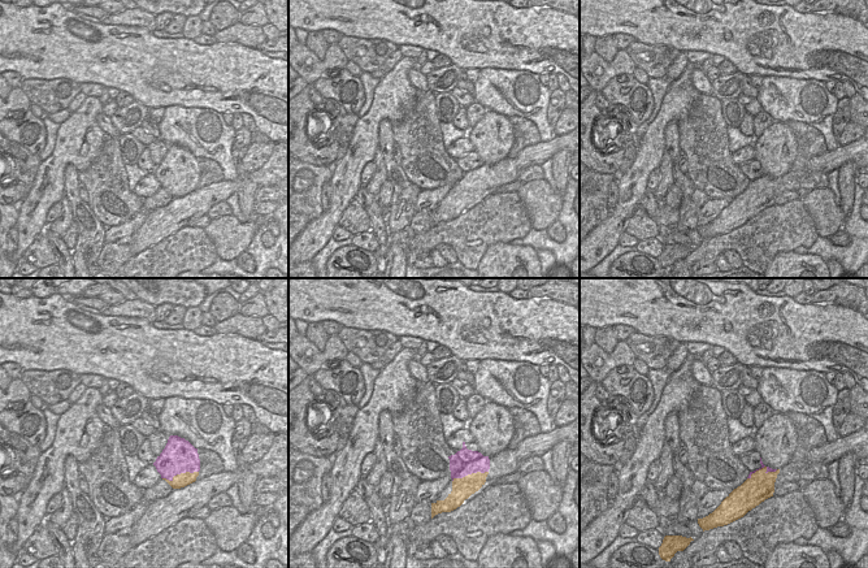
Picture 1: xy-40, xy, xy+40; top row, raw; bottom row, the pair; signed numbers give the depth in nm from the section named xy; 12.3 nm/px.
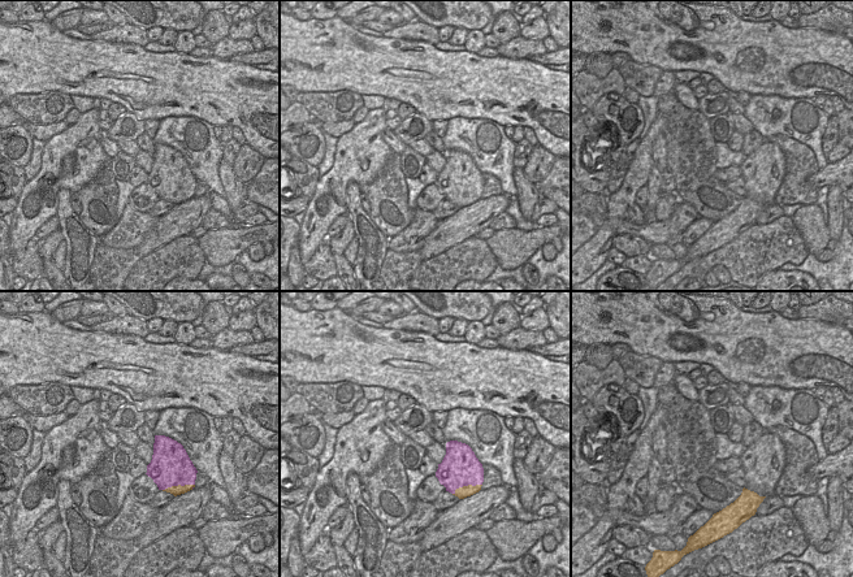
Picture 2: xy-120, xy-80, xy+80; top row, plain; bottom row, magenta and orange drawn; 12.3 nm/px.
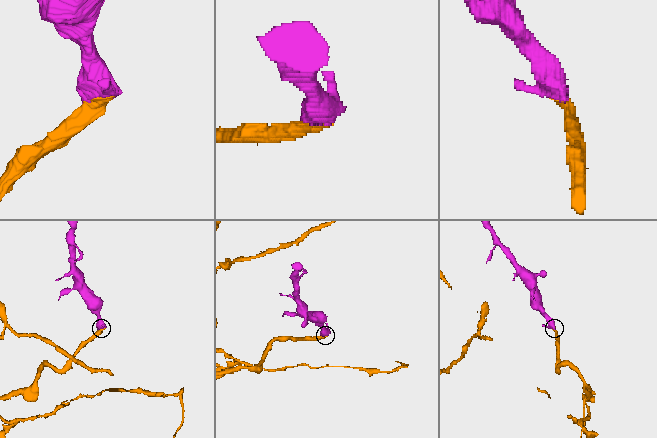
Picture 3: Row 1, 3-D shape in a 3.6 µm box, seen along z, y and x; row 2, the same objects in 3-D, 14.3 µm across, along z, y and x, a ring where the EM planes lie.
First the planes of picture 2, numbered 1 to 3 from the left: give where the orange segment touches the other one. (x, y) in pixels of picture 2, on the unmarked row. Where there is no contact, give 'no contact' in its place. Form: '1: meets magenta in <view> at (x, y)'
1: meets magenta in xy-120 at (178, 192)
2: meets magenta in xy-80 at (466, 194)
3: no contact

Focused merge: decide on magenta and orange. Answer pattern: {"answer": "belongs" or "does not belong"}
{"answer": "does not belong"}

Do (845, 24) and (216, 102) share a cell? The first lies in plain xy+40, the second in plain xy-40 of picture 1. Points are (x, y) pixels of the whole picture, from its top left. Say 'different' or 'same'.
different

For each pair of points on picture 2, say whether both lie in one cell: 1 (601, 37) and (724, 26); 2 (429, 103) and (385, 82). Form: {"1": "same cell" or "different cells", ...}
{"1": "same cell", "2": "same cell"}

